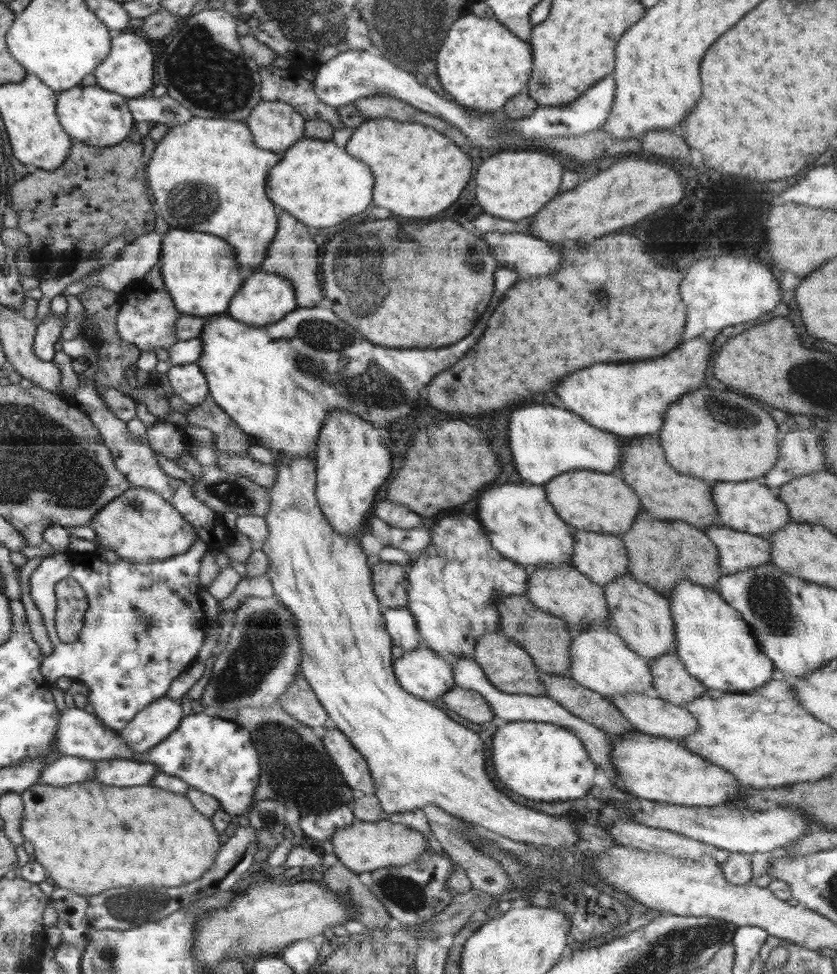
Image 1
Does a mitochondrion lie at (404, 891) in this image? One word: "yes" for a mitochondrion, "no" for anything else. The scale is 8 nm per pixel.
yes

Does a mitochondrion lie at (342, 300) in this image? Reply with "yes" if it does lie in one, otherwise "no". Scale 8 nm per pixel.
yes

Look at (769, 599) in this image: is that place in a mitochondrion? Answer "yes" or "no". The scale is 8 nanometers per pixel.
yes

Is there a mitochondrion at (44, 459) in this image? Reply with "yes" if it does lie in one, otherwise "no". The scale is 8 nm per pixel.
yes

